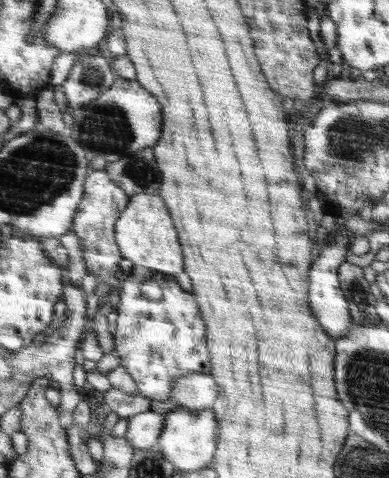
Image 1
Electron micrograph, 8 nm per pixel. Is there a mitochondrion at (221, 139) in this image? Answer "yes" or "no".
no

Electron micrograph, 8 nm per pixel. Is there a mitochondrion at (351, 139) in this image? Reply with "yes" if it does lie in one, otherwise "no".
yes

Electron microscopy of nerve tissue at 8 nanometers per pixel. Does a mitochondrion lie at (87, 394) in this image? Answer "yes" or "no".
no

